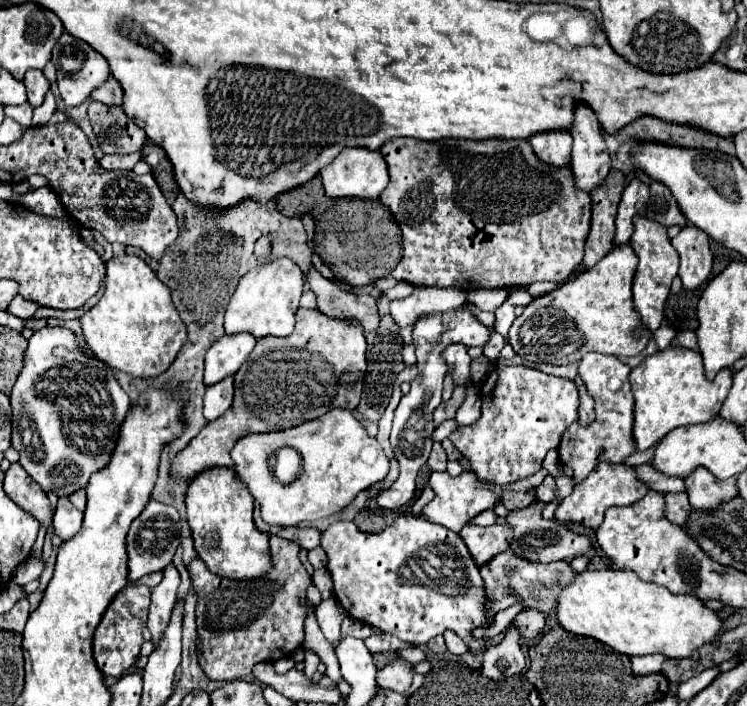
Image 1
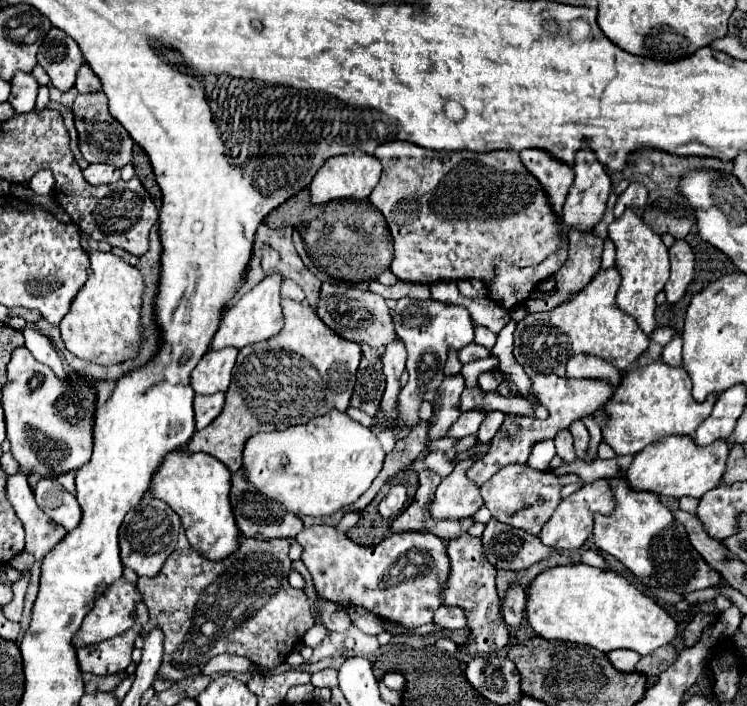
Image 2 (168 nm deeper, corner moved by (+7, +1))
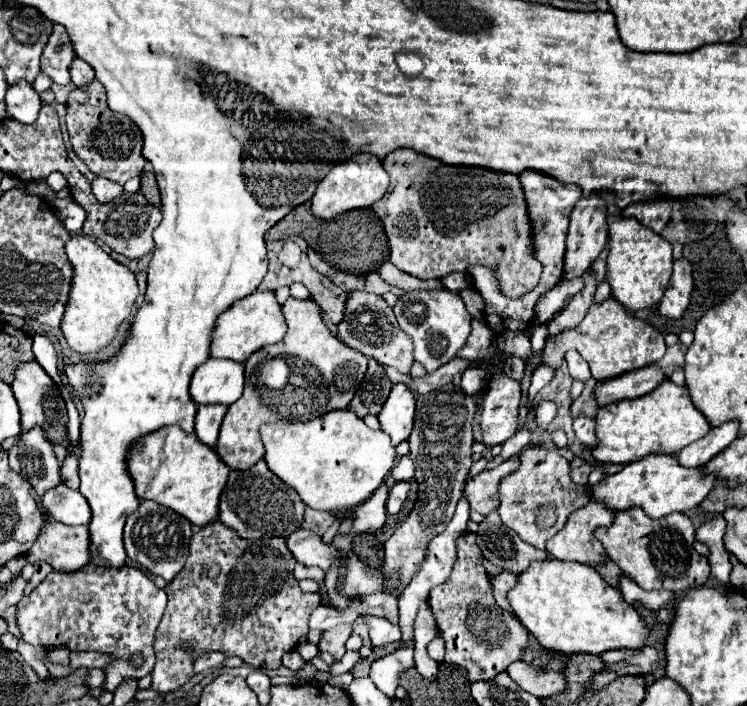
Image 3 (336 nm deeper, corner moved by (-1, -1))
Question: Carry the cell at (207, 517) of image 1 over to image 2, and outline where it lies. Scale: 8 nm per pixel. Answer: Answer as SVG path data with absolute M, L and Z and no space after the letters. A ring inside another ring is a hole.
M173 450L163 458L159 470L155 470L147 494L163 500L177 512L191 548L211 560L221 560L239 546L239 530L233 522L229 488L231 472L217 458L203 452L189 454L185 450Z

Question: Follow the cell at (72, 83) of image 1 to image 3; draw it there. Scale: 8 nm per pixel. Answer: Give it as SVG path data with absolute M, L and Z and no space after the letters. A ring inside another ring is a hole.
M55 24L53 34L41 56L41 72L45 72L55 84L65 86L71 82L69 66L75 58L77 56L75 56L67 30L61 24Z

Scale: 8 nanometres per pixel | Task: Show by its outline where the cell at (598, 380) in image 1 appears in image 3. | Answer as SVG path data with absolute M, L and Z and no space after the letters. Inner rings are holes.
M567 352L565 356L567 364L569 364L569 374L573 380L579 380L579 382L587 382L591 378L591 370L589 370L589 364L585 364L585 360L577 354L577 352Z

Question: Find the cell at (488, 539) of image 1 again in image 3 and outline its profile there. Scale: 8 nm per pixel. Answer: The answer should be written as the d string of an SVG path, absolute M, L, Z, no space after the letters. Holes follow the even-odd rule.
M465 532L459 540L457 540L457 562L453 566L451 576L447 578L447 582L443 582L441 586L435 586L429 594L429 606L437 618L437 626L439 632L445 640L447 646L447 654L445 654L445 662L449 664L457 664L461 668L465 668L469 672L469 680L491 680L497 672L505 670L511 662L521 660L521 654L527 646L527 630L525 626L517 620L517 618L509 618L509 614L501 612L501 608L497 608L497 602L491 594L491 582L489 582L489 574L483 566L483 556L481 550L475 542L475 534L473 532Z

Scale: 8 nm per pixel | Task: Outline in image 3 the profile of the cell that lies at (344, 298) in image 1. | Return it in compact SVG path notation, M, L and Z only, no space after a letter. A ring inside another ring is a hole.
M353 290L347 294L345 300L345 312L343 320L337 324L339 338L353 350L363 352L367 358L375 358L383 362L385 366L397 368L401 374L409 374L409 368L413 364L413 344L411 336L401 332L393 310L387 306L387 302L377 296L363 290Z

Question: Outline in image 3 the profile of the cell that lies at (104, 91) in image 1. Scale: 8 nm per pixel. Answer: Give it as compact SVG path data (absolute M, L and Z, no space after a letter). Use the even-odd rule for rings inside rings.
M75 58L73 64L71 64L71 82L73 82L75 86L83 88L83 86L91 84L93 80L95 80L93 68L91 68L87 62L83 62L81 58Z

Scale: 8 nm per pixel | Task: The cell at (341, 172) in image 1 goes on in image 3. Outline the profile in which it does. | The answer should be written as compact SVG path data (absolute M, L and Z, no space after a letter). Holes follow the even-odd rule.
M359 153L349 160L335 165L328 175L319 182L313 198L311 198L311 210L317 218L331 220L339 216L341 212L353 210L353 208L369 208L389 188L389 174L383 167L382 162L369 153Z

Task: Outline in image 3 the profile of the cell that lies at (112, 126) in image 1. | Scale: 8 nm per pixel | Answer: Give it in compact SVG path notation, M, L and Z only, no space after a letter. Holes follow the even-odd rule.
M93 82L85 88L75 88L67 100L67 130L71 136L73 150L97 176L105 176L119 184L125 184L129 178L139 176L145 166L141 154L141 132L125 116L117 116L107 106L107 94L101 82Z

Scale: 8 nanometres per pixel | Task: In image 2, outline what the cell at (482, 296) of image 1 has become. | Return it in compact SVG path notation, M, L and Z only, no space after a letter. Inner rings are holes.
M463 280L463 282L457 282L457 286L459 286L459 292L463 294L463 296L487 296L485 292L485 284L481 282L481 280Z

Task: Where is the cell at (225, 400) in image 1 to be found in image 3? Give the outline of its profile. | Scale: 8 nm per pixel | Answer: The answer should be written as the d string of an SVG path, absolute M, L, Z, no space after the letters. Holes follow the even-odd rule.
M201 404L197 406L197 418L195 418L195 434L201 442L215 448L219 426L223 422L223 416L227 412L225 404Z

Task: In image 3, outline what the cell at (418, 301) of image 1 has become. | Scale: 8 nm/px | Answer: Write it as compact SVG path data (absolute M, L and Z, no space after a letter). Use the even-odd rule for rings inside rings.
M393 384L383 410L379 412L381 430L391 436L393 446L407 440L415 420L415 394L405 384Z

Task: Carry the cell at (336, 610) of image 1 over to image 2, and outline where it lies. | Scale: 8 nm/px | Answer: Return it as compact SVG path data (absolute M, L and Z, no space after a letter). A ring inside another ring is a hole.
M319 616L319 622L317 622L317 624L315 624L315 626L313 626L313 628L311 628L303 638L301 638L301 640L303 640L307 646L313 648L313 646L317 646L317 644L325 638L325 634L327 634L327 628L323 626L321 616Z

